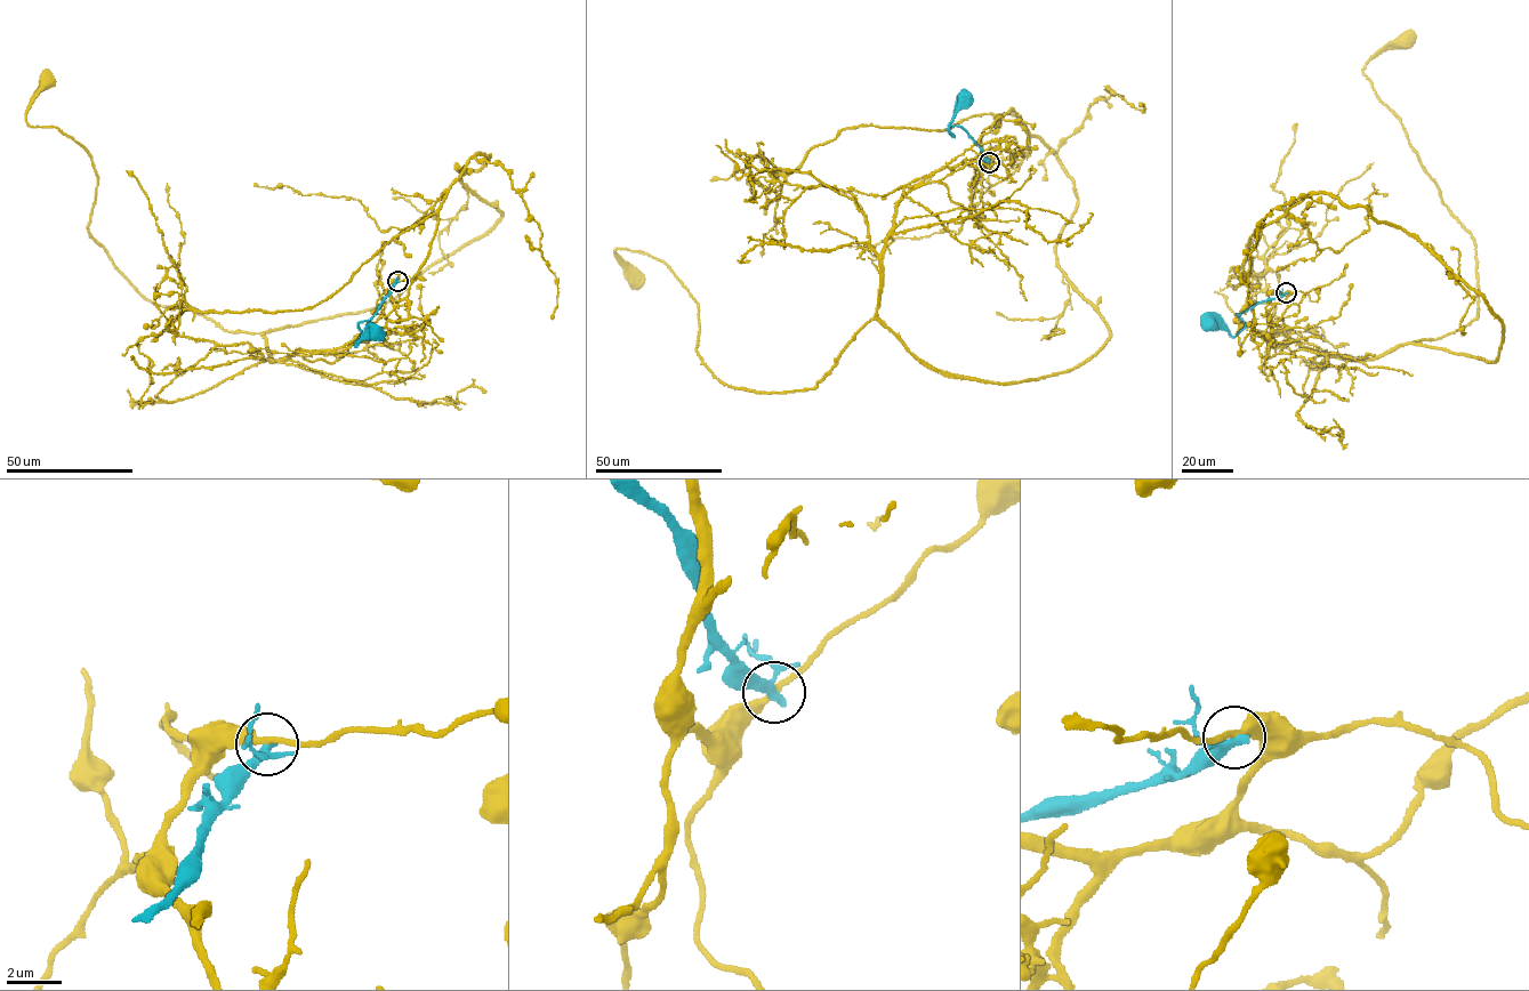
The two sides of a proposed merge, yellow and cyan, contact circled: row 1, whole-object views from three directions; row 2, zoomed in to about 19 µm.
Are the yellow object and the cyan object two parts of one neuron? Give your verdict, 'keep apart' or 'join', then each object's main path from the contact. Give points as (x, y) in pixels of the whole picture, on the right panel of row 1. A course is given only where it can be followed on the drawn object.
keep apart | yellow via (1286, 293), (1268, 316), (1271, 341), (1350, 359), (1438, 339), (1478, 317), (1474, 239), (1362, 71), (1405, 41) | cyan via (1286, 293), (1237, 314), (1244, 327), (1234, 336), (1207, 322)

